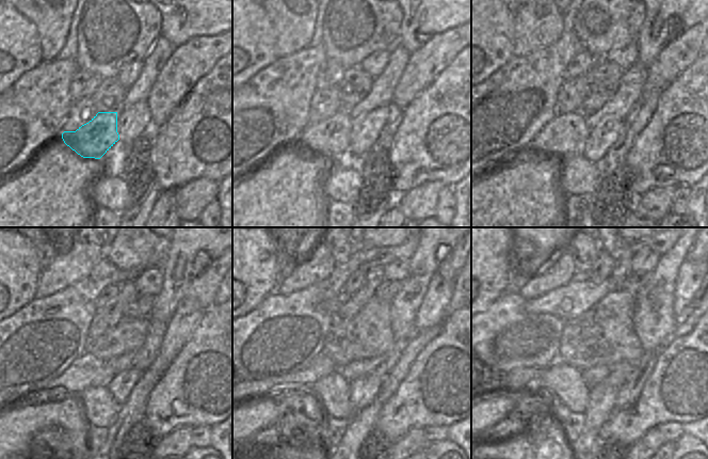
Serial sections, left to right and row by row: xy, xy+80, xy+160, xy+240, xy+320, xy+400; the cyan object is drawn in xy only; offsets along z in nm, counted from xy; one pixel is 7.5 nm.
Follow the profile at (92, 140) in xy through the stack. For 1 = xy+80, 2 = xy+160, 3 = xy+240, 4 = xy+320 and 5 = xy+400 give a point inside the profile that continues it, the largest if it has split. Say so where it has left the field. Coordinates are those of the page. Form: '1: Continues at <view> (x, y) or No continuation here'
1: Continues at xy+80 (330, 138)
2: Continues at xy+160 (566, 135)
3: Continues at xy+240 (87, 370)
4: Continues at xy+320 (322, 365)
5: Continues at xy+400 (519, 379).

